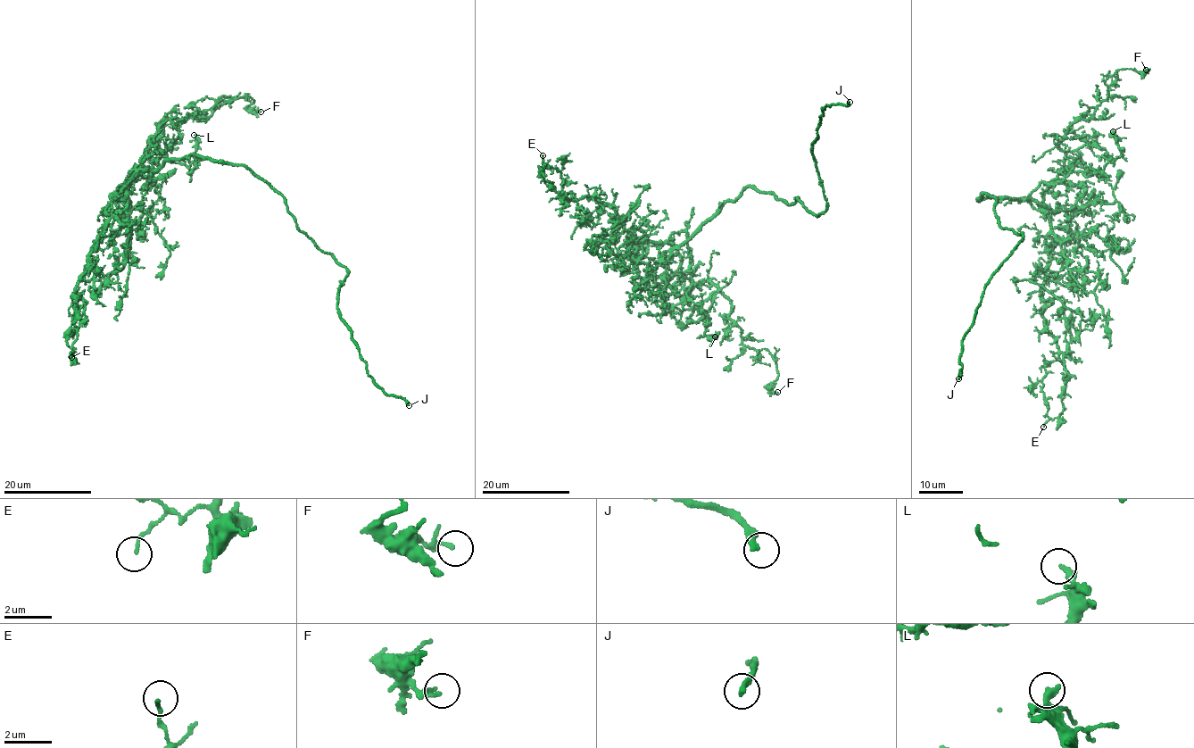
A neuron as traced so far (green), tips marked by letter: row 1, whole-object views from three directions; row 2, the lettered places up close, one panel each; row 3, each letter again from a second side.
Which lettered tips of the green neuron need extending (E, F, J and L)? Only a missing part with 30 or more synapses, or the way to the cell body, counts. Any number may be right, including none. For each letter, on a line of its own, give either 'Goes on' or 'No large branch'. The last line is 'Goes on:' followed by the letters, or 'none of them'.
E: No large branch
F: No large branch
J: Goes on
L: No large branch
Goes on: J

